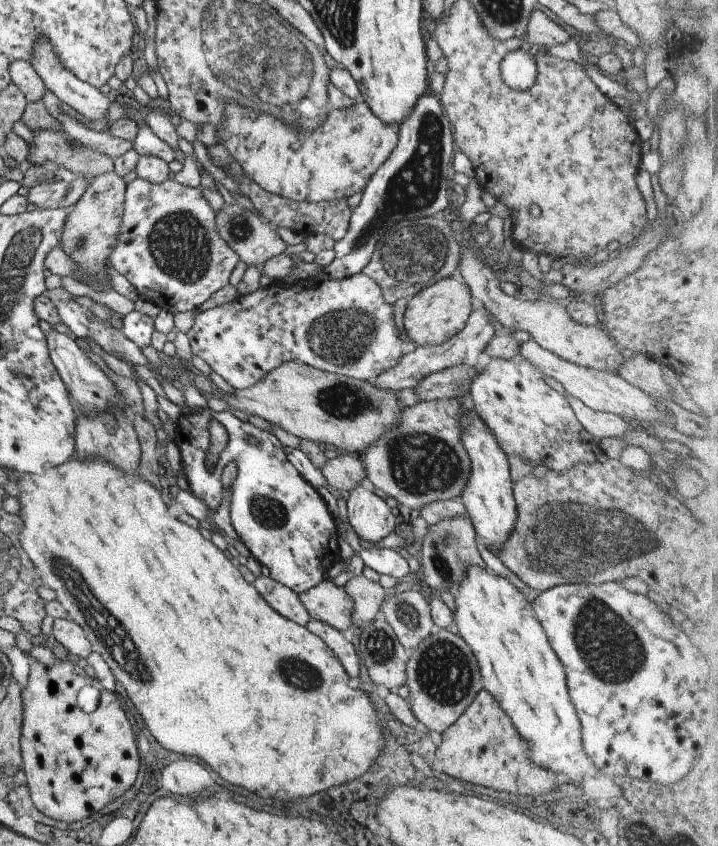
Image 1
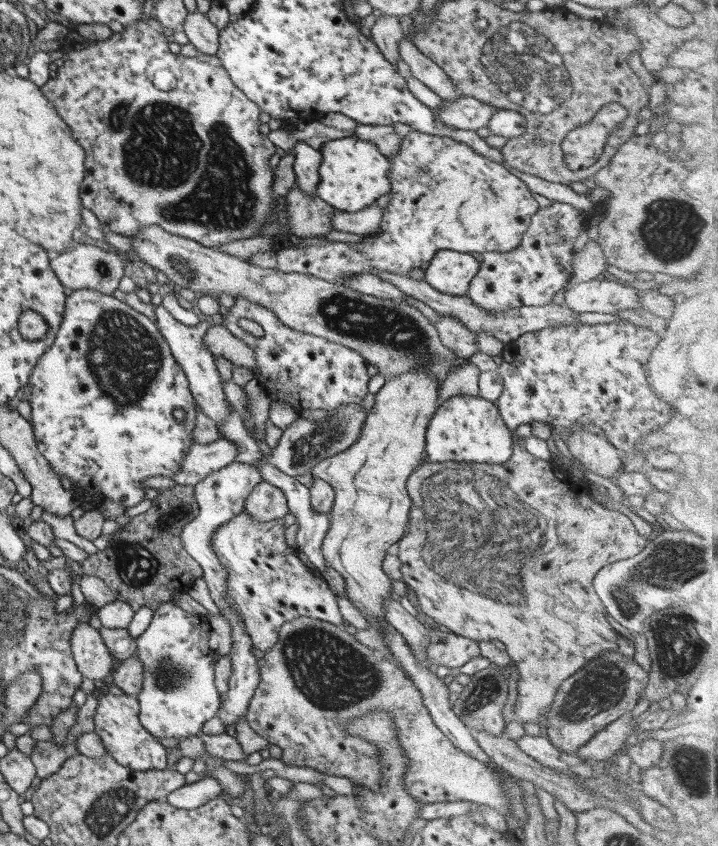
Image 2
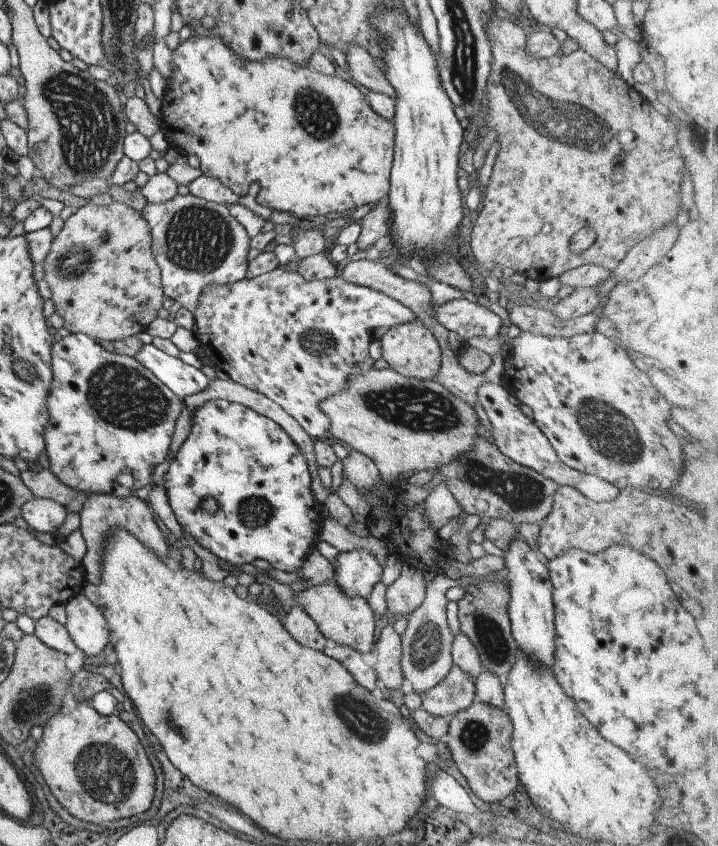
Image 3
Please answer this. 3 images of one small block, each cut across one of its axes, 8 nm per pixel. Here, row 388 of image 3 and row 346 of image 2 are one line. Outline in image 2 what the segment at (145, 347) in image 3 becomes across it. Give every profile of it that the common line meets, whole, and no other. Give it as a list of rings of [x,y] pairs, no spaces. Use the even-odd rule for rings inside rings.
[[[161,304],[154,306],[154,313],[158,320],[156,325],[159,332],[163,335],[172,355],[185,373],[188,387],[190,388],[190,393],[194,398],[196,406],[207,418],[213,420],[216,425],[219,424],[228,415],[228,400],[226,399],[226,394],[223,392],[222,380],[213,363],[214,356],[202,343],[202,336],[205,334],[205,331],[211,325],[220,322],[221,317],[218,311],[216,311],[213,321],[198,321],[195,326],[187,326],[186,324],[177,322],[165,311],[165,308]]]

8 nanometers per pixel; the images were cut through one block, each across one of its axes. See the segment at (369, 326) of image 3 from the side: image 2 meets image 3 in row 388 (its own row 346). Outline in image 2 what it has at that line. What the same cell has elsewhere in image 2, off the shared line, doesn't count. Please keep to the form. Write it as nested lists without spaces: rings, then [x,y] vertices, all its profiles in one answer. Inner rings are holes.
[[[233,296],[233,298],[233,307],[218,312],[221,317],[220,323],[224,324],[233,336],[240,338],[246,345],[252,348],[256,356],[255,378],[260,382],[264,391],[272,400],[287,402],[297,412],[307,409],[329,411],[348,402],[359,403],[363,396],[367,394],[367,364],[360,354],[344,346],[327,342],[325,339],[319,339],[311,334],[297,332],[291,327],[285,326],[271,311],[267,311],[267,309],[249,302],[246,298],[242,298],[242,296]],[[241,318],[259,324],[264,332],[263,337],[255,337],[239,327],[237,320]]]

